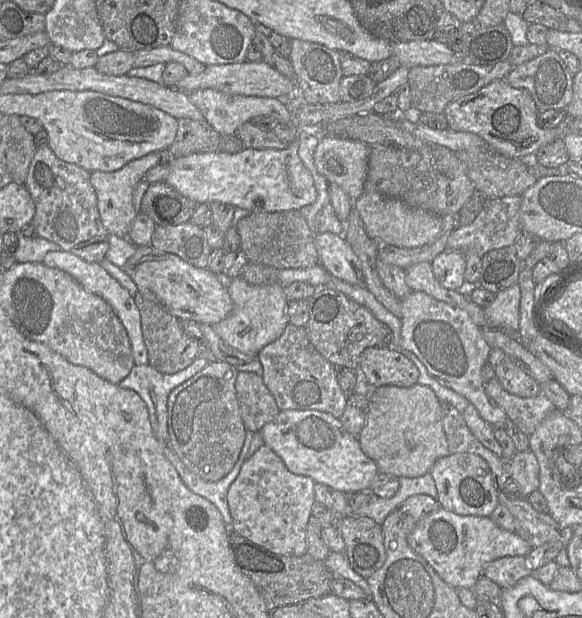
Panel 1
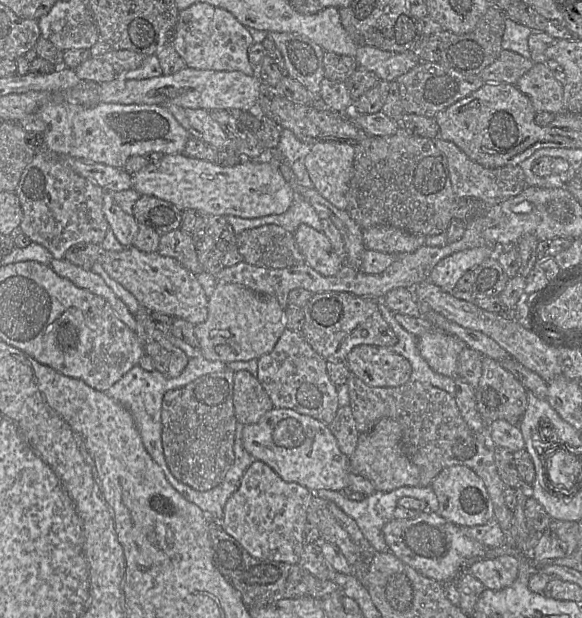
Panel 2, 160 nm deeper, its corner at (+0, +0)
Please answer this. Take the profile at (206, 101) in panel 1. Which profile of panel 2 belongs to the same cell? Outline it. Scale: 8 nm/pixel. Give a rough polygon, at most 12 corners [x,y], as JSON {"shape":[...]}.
{"shape":[[182,153],[132,174],[181,211],[260,218],[294,191],[278,154],[221,166]]}

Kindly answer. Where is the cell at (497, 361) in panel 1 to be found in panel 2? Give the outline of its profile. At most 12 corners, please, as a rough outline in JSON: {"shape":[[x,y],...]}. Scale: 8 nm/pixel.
{"shape":[[484,357],[475,389],[487,426],[519,423],[527,389],[499,361]]}

